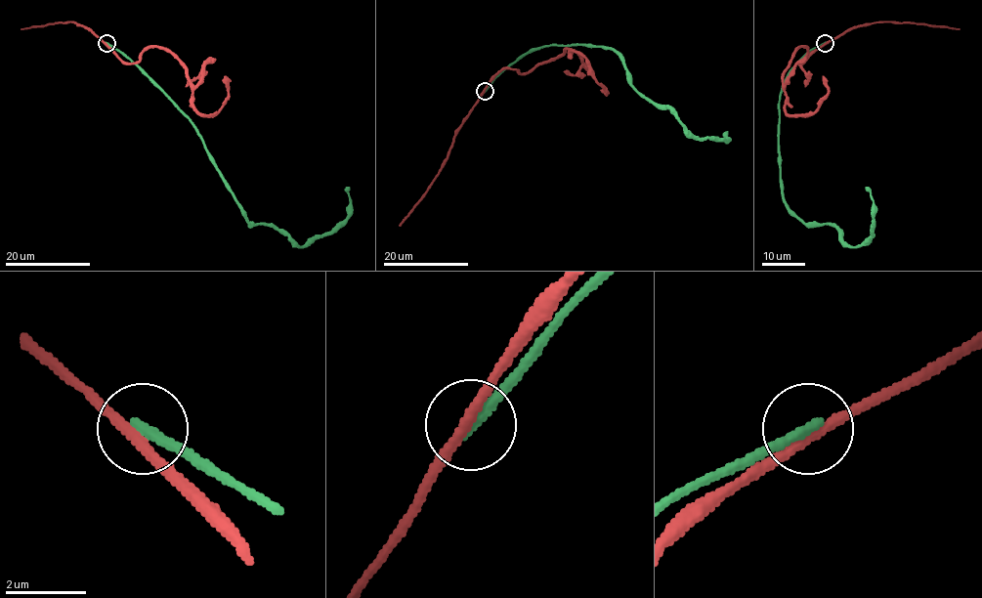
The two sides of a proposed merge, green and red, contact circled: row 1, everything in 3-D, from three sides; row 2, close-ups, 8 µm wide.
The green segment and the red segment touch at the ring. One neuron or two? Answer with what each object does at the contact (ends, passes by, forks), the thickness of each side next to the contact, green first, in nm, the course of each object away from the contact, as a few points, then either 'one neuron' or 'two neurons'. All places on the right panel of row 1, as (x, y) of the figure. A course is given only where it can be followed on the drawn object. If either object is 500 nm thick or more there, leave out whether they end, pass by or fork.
green ends | red passes by | 320/240 nm | green via (824, 43), (797, 63), (781, 92), (784, 201), (806, 224), (832, 225), (859, 247), (872, 235), (866, 187) | red via (824, 43), (802, 63), (807, 49), (796, 50), (783, 77), (785, 111), (811, 114), (828, 95), (823, 76) | two neurons

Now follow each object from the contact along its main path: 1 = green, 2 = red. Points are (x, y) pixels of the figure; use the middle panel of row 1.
1: (484, 90), (527, 53), (590, 44), (613, 50), (628, 82), (666, 106), (700, 138), (728, 139), (727, 132)
2: (484, 90), (503, 68), (526, 73), (566, 49), (576, 51), (586, 60), (589, 74), (602, 89)

